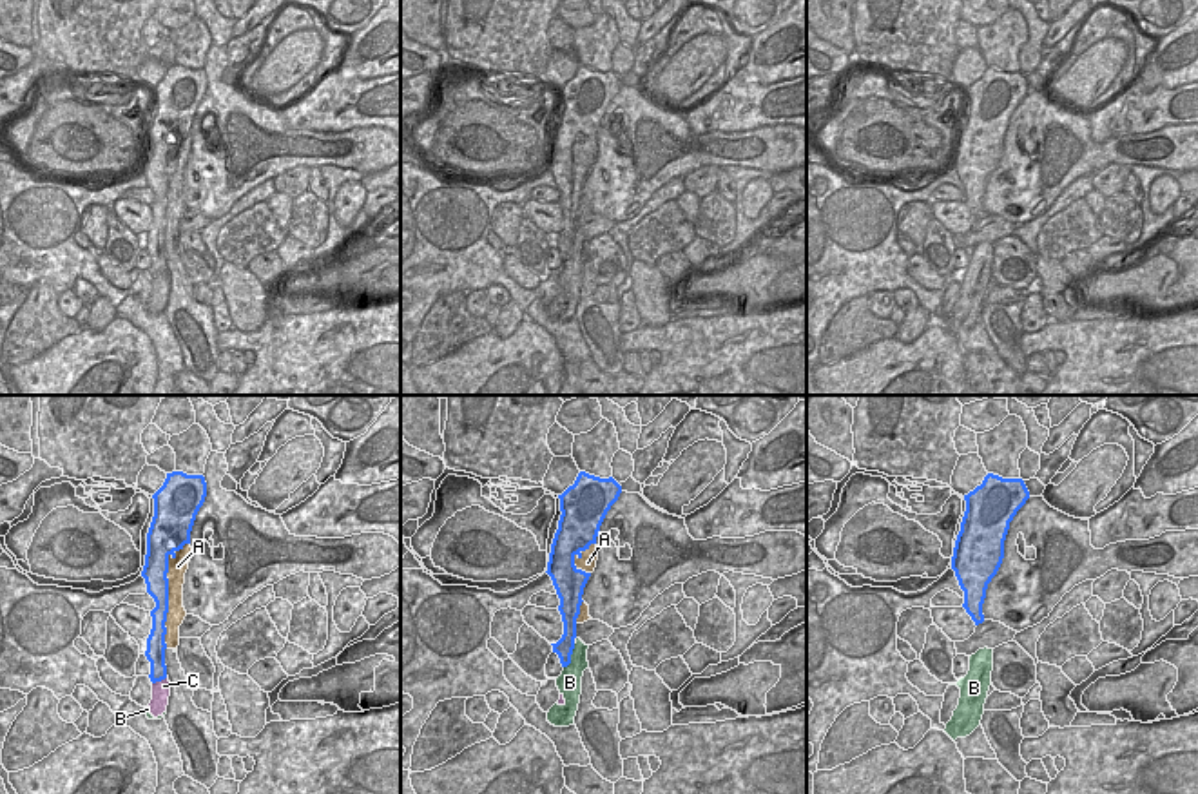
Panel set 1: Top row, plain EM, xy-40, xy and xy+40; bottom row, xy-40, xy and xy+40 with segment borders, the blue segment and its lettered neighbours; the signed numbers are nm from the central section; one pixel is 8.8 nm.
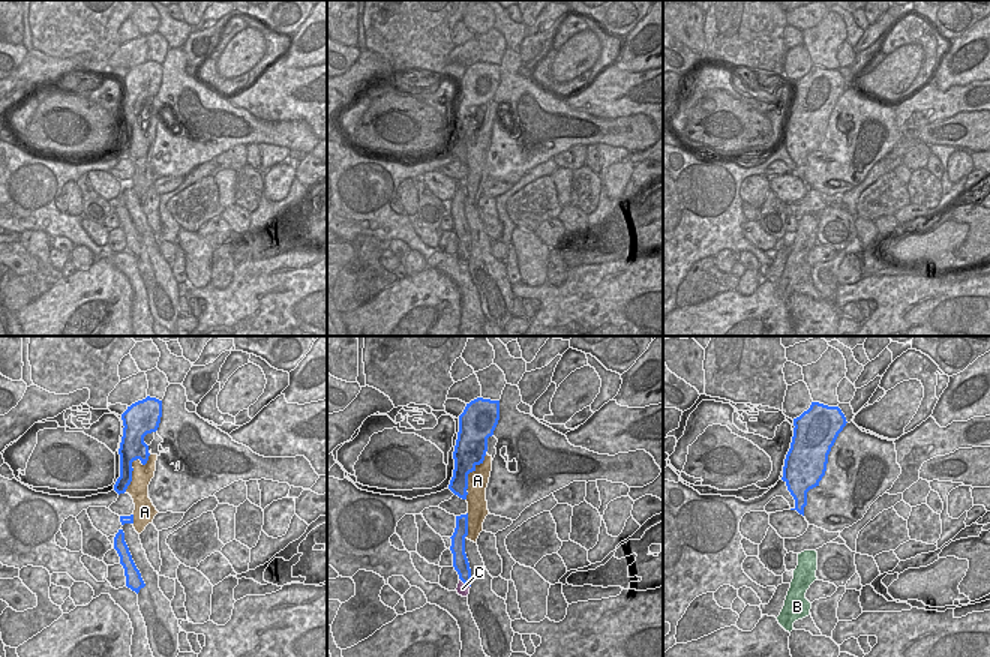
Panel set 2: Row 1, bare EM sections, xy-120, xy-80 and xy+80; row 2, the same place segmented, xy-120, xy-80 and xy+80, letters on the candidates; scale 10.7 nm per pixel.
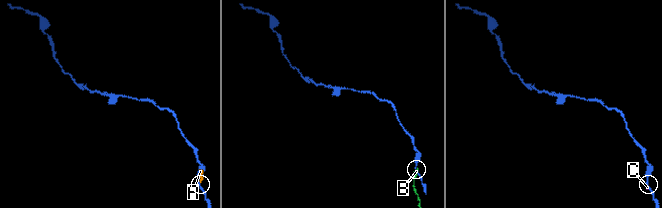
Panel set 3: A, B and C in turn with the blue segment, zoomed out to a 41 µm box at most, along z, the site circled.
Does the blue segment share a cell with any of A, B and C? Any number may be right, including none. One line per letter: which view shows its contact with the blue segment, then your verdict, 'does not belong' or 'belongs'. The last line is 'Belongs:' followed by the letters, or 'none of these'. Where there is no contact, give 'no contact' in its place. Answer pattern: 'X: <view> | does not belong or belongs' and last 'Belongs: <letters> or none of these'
A: xy-40 | does not belong
B: xy | does not belong
C: xy-40 | does not belong
Belongs: none of these

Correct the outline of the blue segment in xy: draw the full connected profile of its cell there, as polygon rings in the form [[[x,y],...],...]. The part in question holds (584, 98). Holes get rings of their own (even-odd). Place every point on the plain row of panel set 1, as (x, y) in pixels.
[[[580,65],[575,78],[569,80],[560,92],[560,114],[555,127],[547,169],[553,174],[560,192],[558,205],[564,216],[564,228],[553,239],[562,261],[571,257],[576,232],[576,212],[580,208],[584,181],[591,170],[575,160],[575,152],[596,138],[600,120],[618,94],[622,80],[613,73],[600,73]]]

